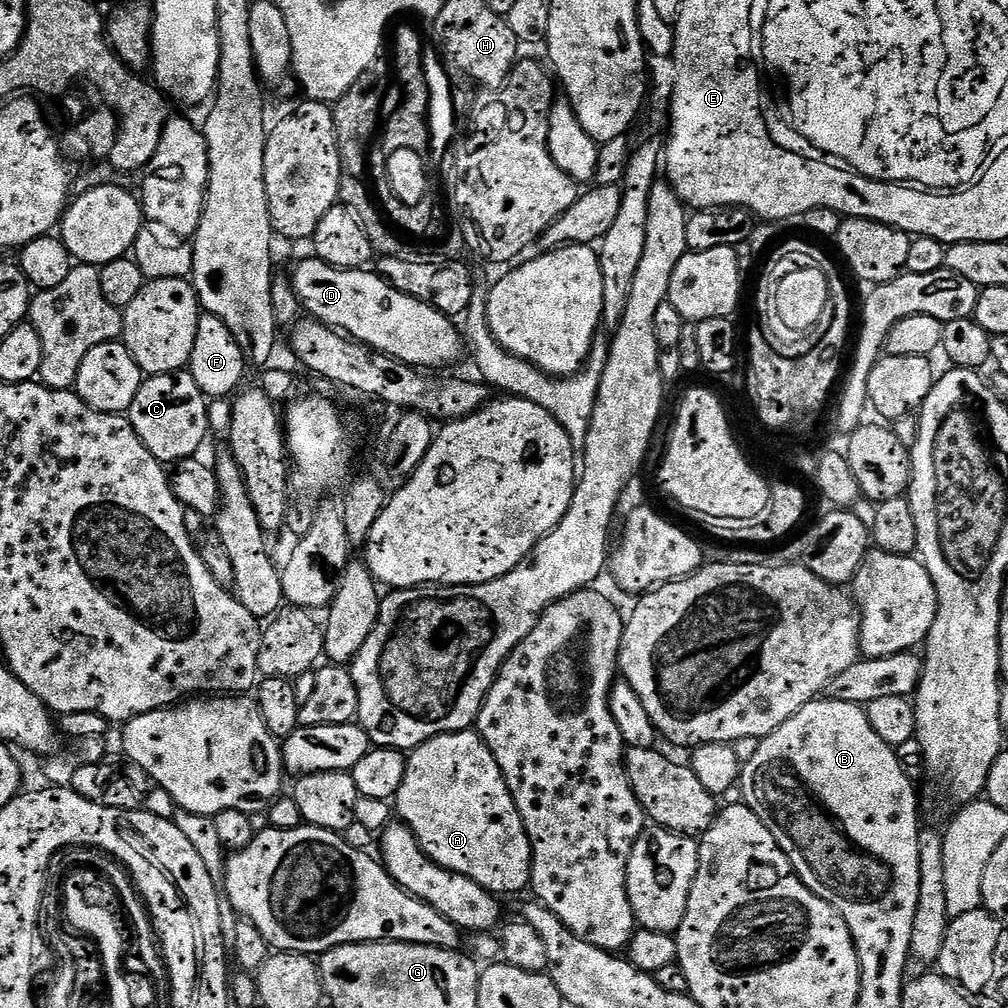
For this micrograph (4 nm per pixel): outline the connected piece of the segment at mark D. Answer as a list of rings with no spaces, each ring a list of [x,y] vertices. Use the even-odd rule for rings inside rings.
[[[309,258],[290,272],[290,279],[301,309],[311,319],[321,320],[359,344],[392,356],[403,364],[421,370],[436,370],[432,368],[444,368],[454,363],[460,351],[465,351],[461,329],[452,325],[455,324],[453,317],[444,316],[418,298],[410,298],[410,294],[394,290],[394,286],[387,284],[375,271],[332,268],[326,262]]]

